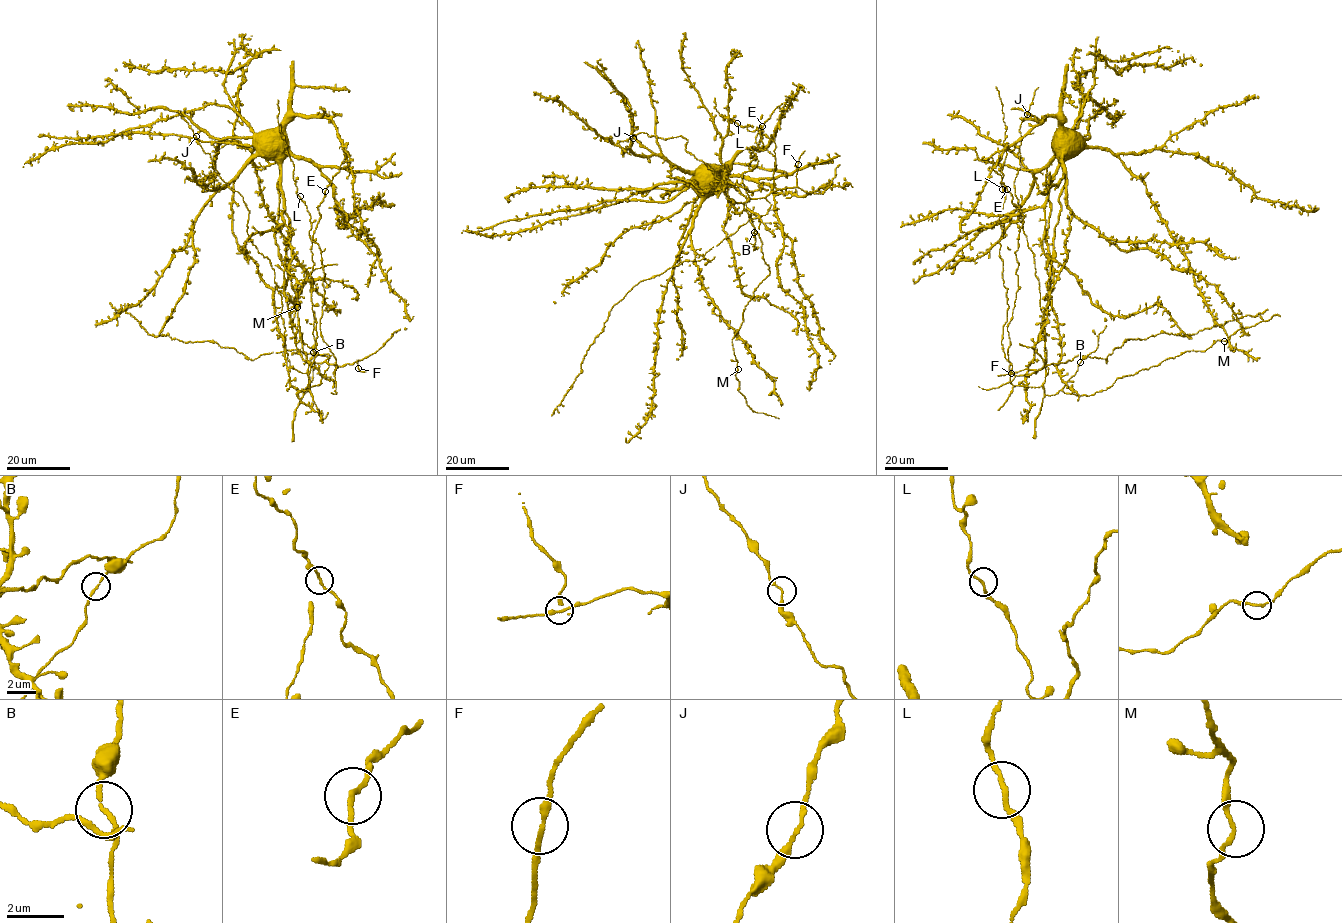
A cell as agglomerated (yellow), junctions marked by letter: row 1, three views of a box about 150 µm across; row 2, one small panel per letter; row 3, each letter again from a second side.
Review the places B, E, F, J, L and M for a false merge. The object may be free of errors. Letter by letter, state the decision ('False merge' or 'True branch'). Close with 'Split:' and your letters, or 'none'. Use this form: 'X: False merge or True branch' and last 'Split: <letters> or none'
B: True branch
E: True branch
F: True branch
J: True branch
L: True branch
M: True branch
Split: none

